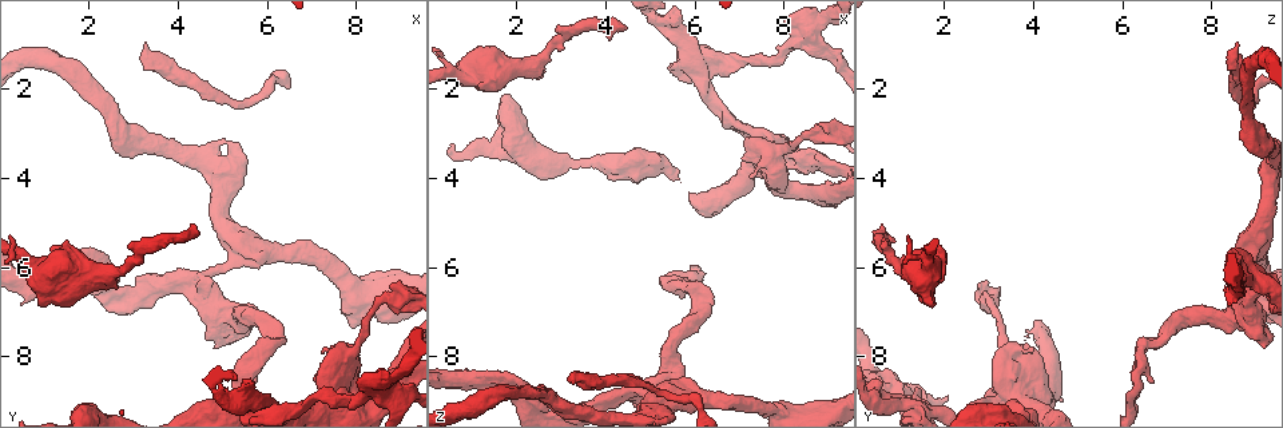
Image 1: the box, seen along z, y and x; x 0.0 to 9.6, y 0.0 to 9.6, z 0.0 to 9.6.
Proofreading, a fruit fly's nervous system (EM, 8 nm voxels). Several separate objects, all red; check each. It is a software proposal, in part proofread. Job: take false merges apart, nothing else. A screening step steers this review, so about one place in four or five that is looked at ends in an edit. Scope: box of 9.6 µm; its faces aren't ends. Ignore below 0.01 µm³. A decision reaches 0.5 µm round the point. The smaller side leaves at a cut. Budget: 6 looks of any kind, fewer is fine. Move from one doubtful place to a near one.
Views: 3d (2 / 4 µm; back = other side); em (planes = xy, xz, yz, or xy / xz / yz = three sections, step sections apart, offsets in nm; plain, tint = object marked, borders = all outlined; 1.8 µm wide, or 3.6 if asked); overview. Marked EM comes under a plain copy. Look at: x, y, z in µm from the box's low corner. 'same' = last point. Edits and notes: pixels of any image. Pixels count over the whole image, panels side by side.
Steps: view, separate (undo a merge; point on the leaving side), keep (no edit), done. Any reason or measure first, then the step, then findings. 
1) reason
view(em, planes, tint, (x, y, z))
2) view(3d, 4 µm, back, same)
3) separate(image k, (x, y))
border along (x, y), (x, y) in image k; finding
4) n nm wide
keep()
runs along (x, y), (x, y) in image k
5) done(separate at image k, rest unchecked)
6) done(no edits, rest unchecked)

thick turns thin
view(3d, 2 µm, (4.55, 6.25, 8.75))

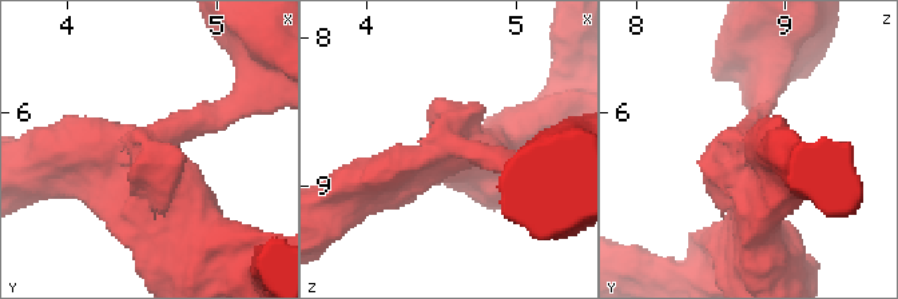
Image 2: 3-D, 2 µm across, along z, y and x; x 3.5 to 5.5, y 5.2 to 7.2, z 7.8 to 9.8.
3 arms; arms of 190, 280, 460 nm; need the tissue
view(em, xy, step 8, tint, (4.54, 6.32, 8.76))

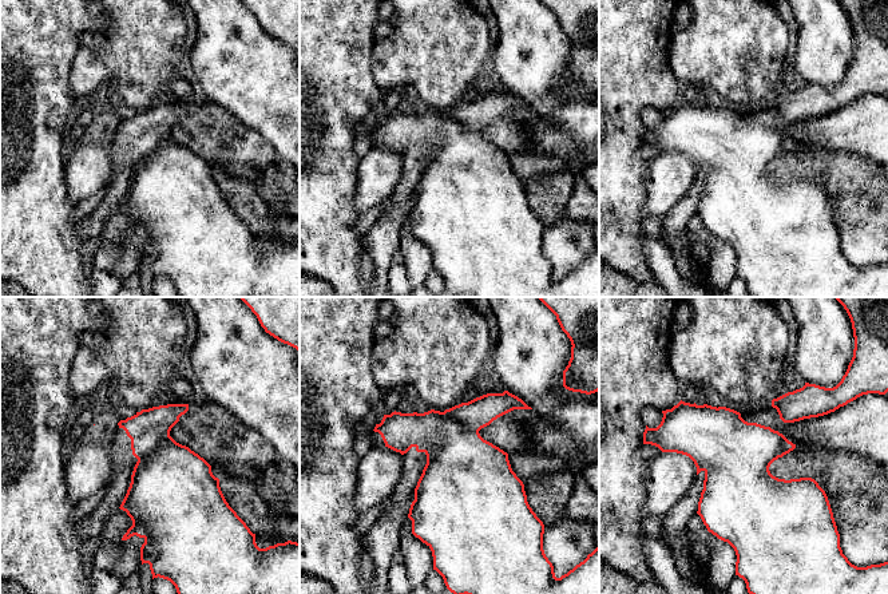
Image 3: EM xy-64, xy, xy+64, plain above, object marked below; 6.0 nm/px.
320 nm wide
separate(image 3, (462, 466))
border along (441, 412), (464, 428), (478, 432) in image 3; two neurons meet here

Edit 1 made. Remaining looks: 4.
calibre changes
view(3d, 2 µm, (8.65, 6.70, 3.05))

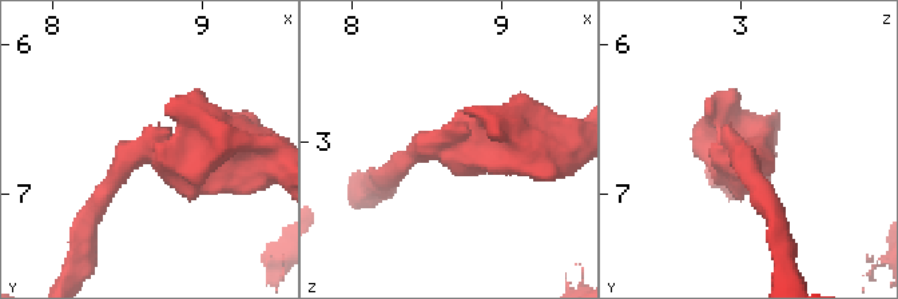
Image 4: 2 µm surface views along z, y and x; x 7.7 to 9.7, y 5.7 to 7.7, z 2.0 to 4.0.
arms of 170, 340 nm
view(em, yz, step 4, tint, (8.62, 6.76, 3.04))

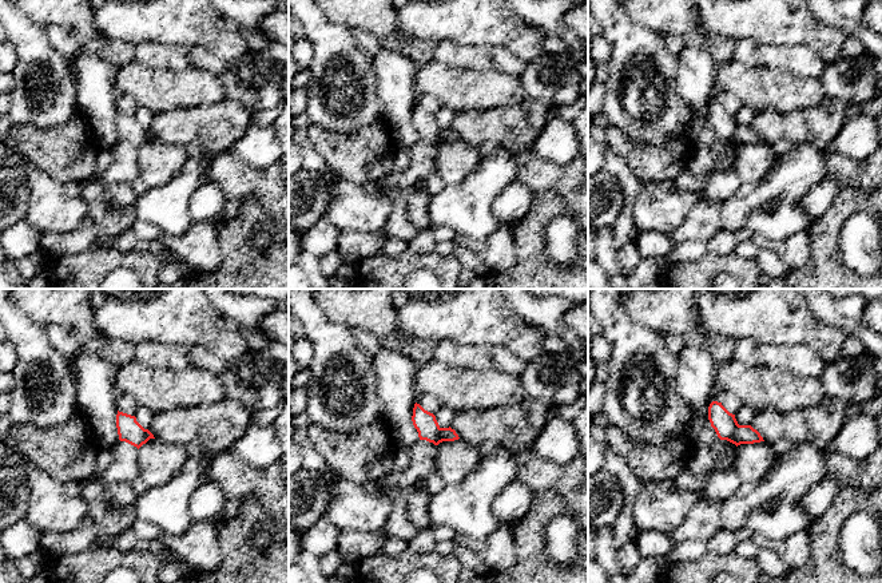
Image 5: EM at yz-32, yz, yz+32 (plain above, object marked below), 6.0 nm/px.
separate(image 5, (743, 433))
two neurons meet here

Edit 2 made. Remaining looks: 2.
done(separate at image 3, separate at image 5, rest unchecked)

